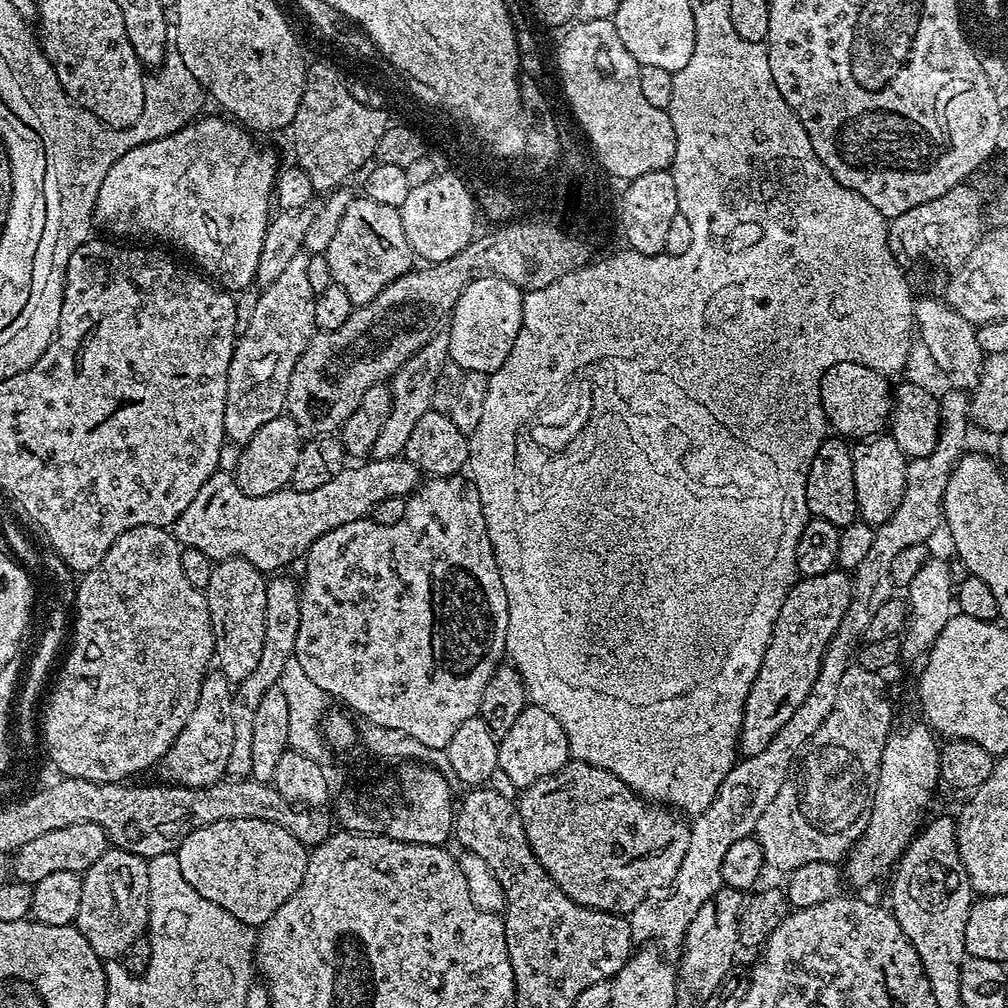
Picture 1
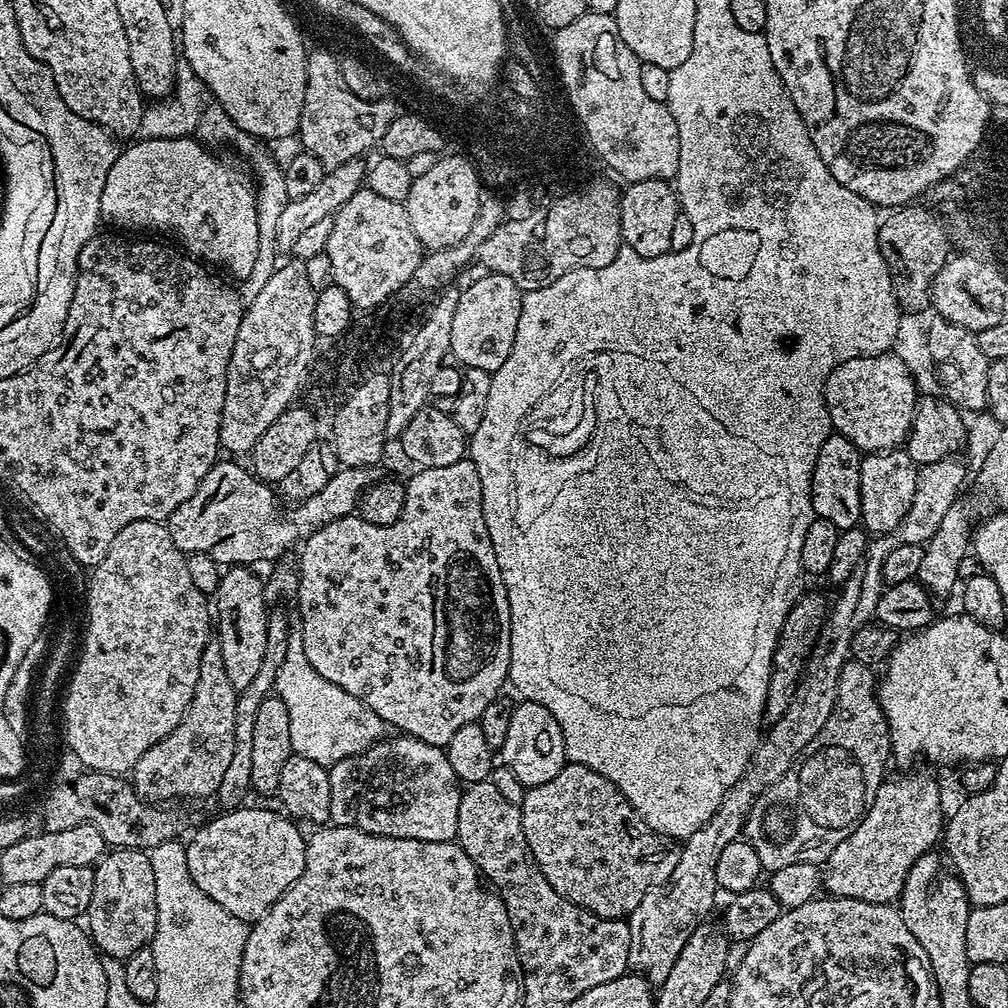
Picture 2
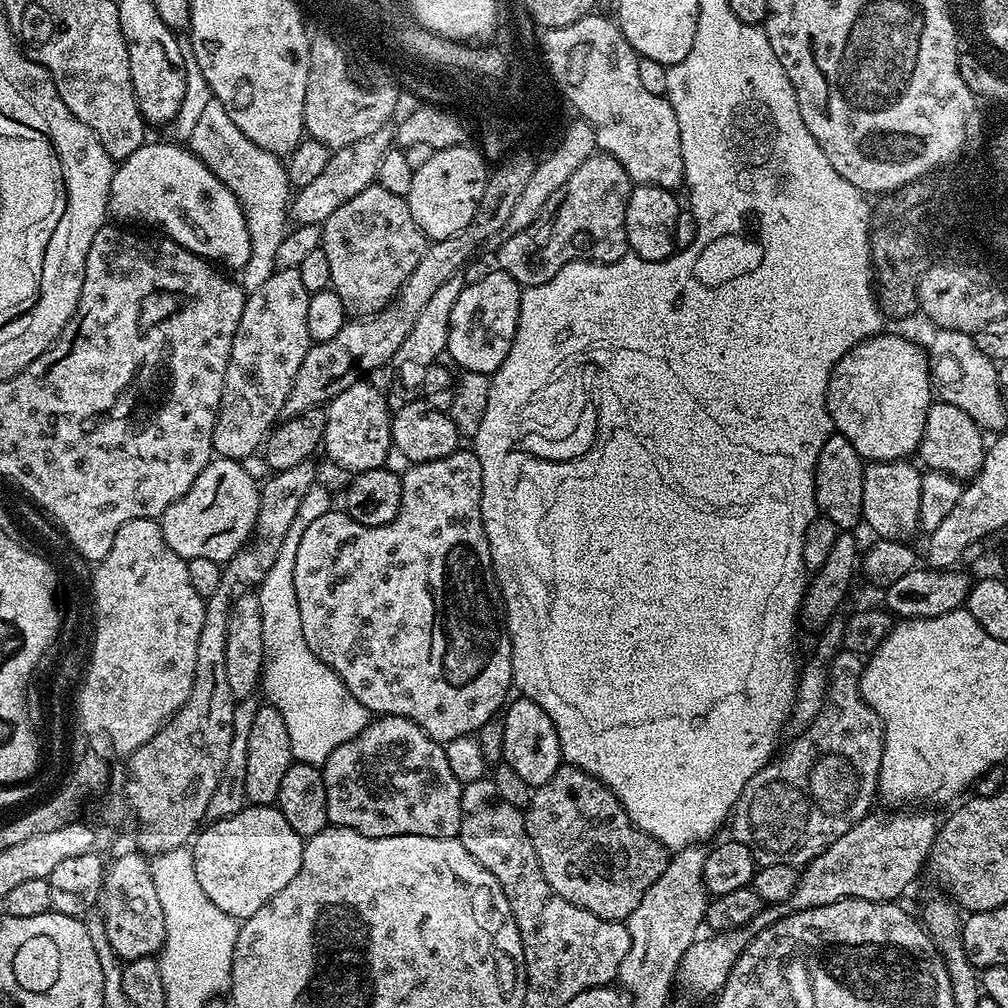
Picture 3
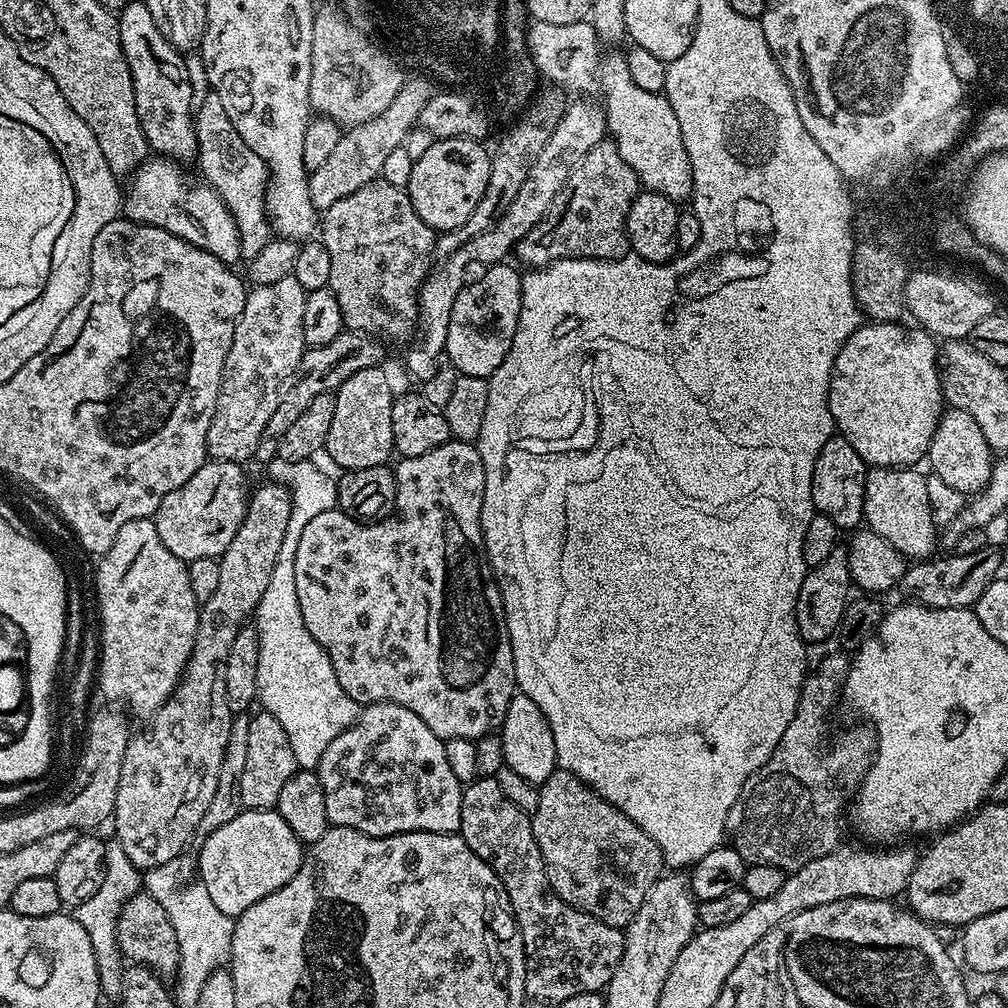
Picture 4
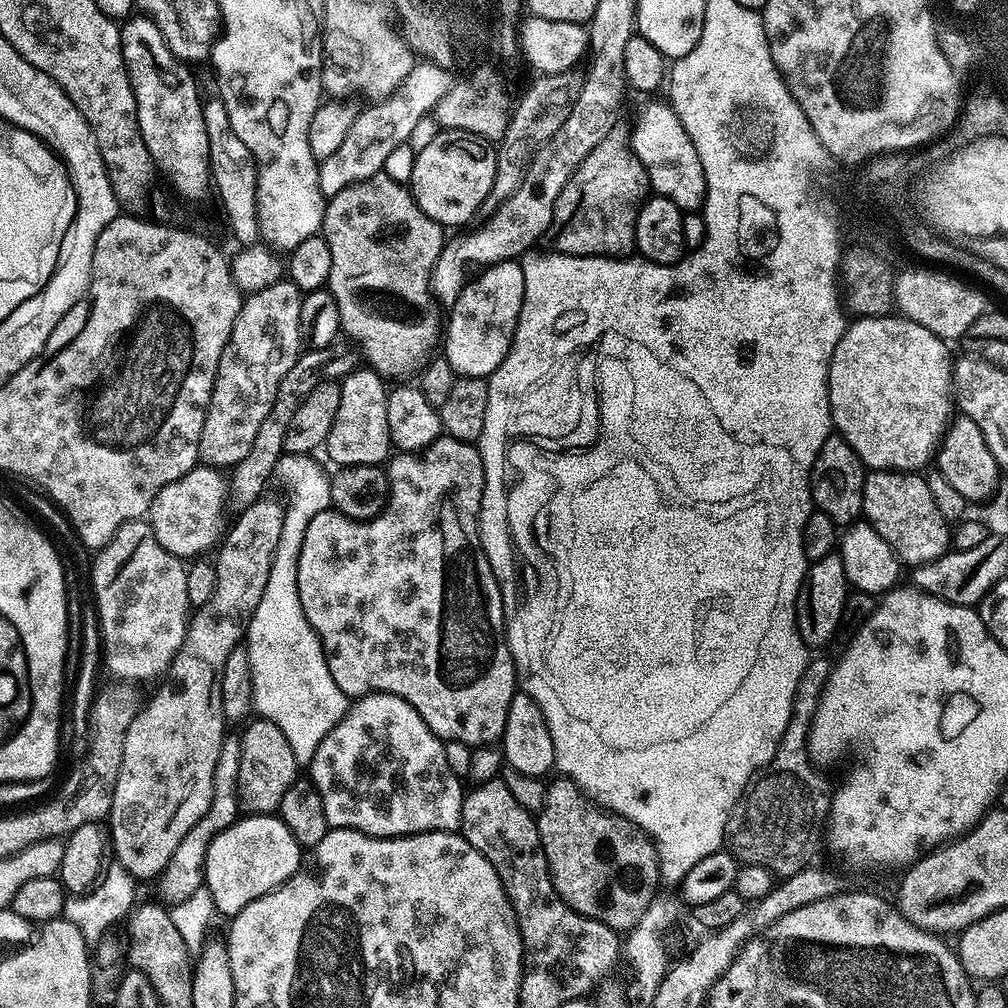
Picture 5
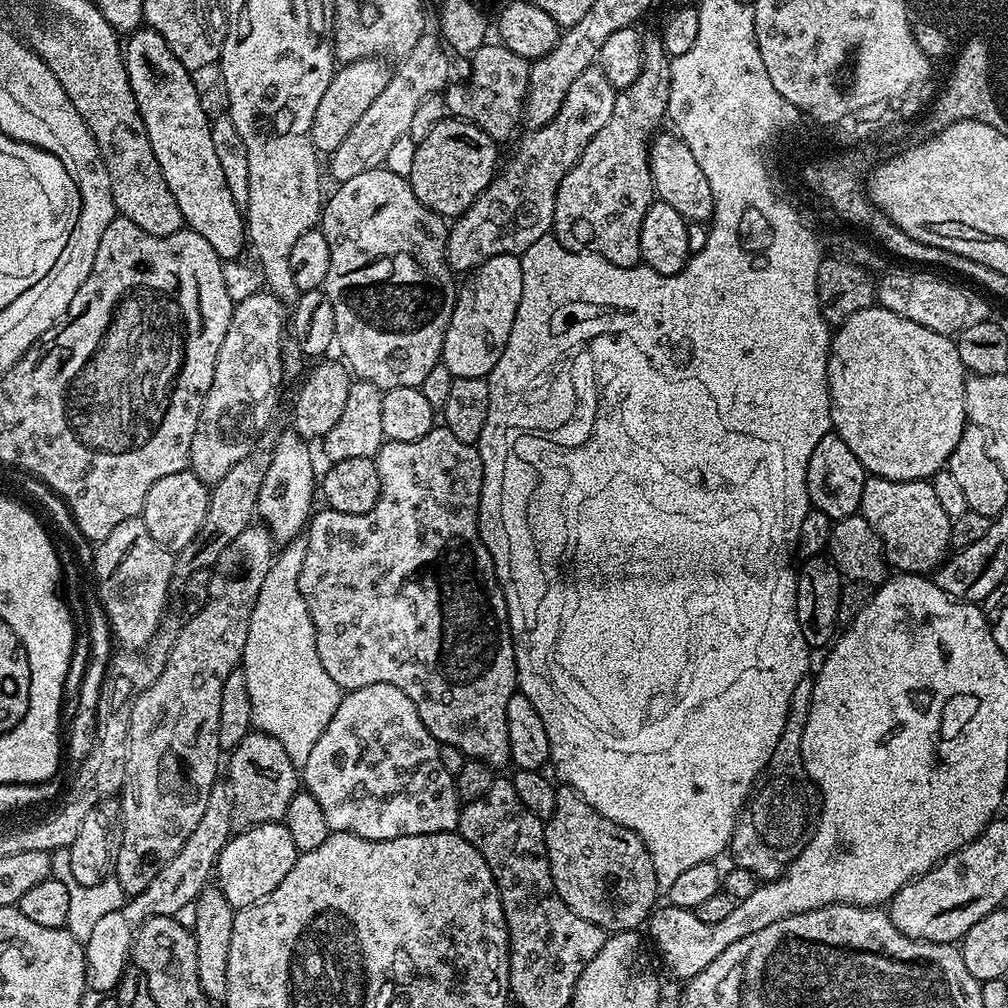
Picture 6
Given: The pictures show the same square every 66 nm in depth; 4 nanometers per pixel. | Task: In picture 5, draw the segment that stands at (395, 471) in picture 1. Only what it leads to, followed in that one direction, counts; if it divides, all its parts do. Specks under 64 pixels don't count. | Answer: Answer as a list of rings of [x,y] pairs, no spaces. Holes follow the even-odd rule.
[[[197,466],[182,474],[178,482],[170,482],[170,486],[158,490],[146,519],[152,525],[154,538],[158,538],[170,554],[196,558],[215,540],[224,508],[226,512],[225,477],[211,466]]]

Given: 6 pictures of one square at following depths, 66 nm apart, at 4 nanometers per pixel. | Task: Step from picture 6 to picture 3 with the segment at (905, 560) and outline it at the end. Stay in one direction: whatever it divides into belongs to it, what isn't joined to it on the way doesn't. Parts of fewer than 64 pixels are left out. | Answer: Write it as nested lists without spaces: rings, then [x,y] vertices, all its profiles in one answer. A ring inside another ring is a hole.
[[[907,459],[878,460],[865,467],[862,478],[862,520],[877,532],[875,535],[879,539],[904,542],[920,528],[918,506],[922,502],[922,472],[919,467],[916,469],[908,463]]]

